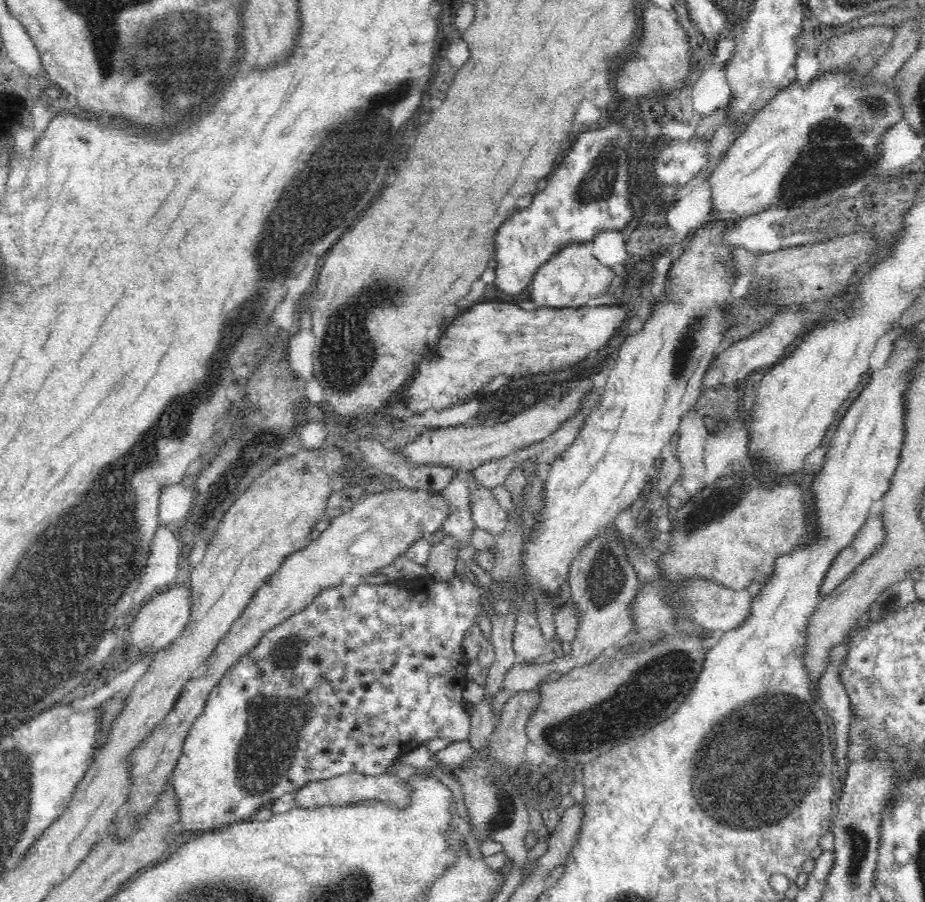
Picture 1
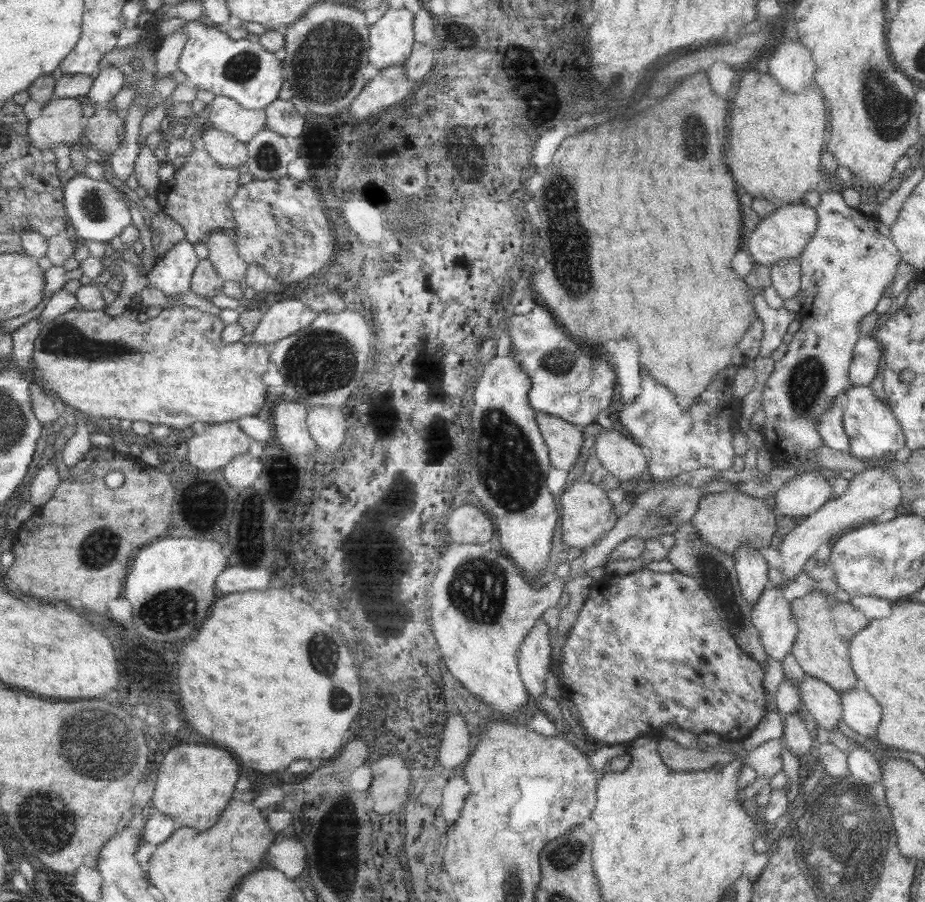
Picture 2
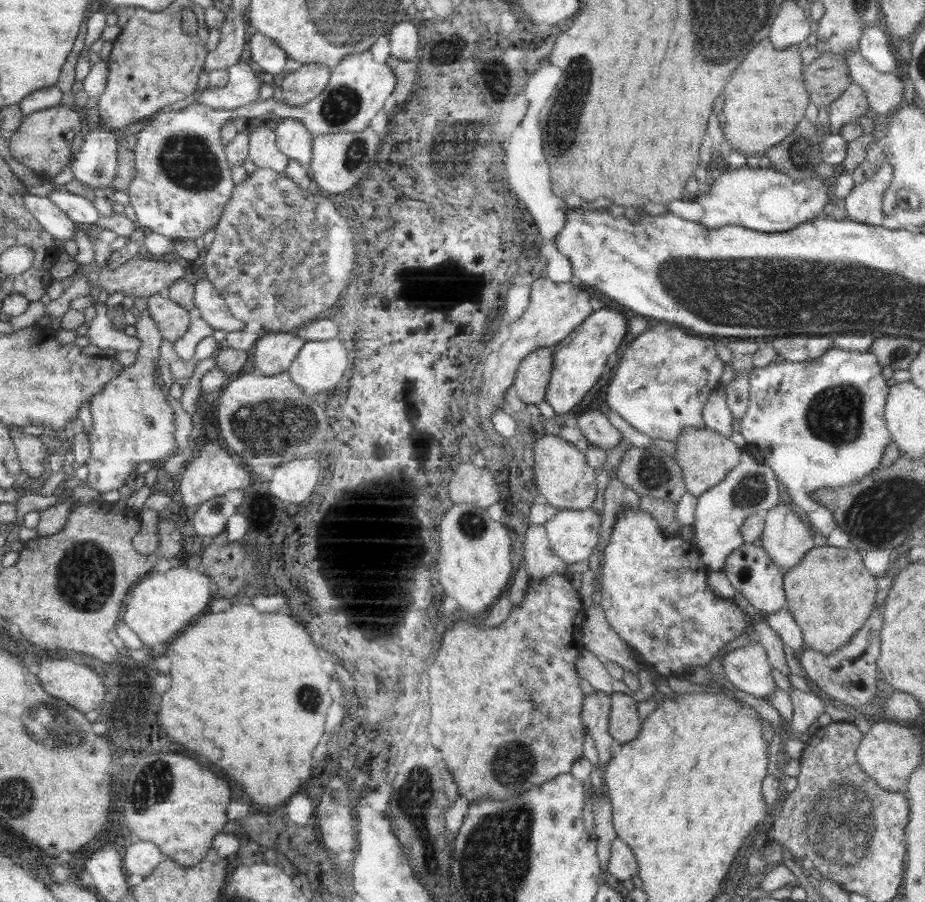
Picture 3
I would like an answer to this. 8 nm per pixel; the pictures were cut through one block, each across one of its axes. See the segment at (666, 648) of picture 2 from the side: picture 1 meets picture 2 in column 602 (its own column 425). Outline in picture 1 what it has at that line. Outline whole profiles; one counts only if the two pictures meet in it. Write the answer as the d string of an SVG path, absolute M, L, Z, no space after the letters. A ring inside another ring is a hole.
M430 574L425 577L420 577L418 579L409 579L400 578L396 581L390 581L384 584L363 584L360 583L358 586L347 586L346 584L340 583L338 586L328 587L327 589L321 590L311 603L308 603L308 606L304 607L304 610L293 614L290 618L283 620L278 626L268 630L267 633L264 633L263 637L260 637L260 640L257 642L257 645L249 650L243 657L240 657L240 660L236 662L235 665L232 665L230 669L227 670L227 673L224 674L220 684L214 687L212 693L208 698L208 702L204 708L204 712L200 714L200 717L194 722L190 732L186 738L186 743L183 747L182 755L179 757L178 762L172 772L172 789L176 791L176 797L178 797L178 809L180 809L180 821L178 826L176 826L174 833L180 831L185 834L190 834L192 832L198 832L198 830L210 830L214 828L222 828L226 824L232 824L232 822L240 822L244 820L246 816L254 816L255 812L260 809L262 806L270 805L277 798L280 798L286 792L294 792L299 788L302 788L304 785L307 785L312 781L323 781L326 779L331 779L334 777L339 777L343 774L348 773L360 773L367 774L368 776L380 776L380 774L386 773L386 770L390 764L397 761L402 754L405 754L407 751L412 750L412 747L423 745L424 742L428 743L429 740L434 740L434 738L446 738L446 740L452 741L461 741L468 739L471 730L471 718L466 712L464 712L465 702L446 702L450 700L450 696L454 698L456 694L456 686L460 684L462 677L464 676L464 660L463 660L463 650L462 642L466 638L466 634L470 632L470 628L478 622L478 614L480 614L480 608L482 608L482 596L486 592L484 588L481 588L478 583L474 584L470 581L469 578L460 579L458 575L454 575L450 581L436 581L432 578Z

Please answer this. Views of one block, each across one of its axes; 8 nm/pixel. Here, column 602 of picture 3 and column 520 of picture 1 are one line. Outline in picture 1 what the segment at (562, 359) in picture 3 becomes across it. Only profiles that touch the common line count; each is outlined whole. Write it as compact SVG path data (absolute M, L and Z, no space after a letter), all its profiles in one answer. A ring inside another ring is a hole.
M506 302L476 304L472 306L470 312L460 316L448 328L446 332L448 338L438 344L436 352L430 352L430 360L416 366L414 379L408 386L408 398L404 400L407 402L407 407L416 414L422 414L424 410L430 410L430 408L441 411L467 402L472 394L478 394L492 378L500 374L509 376L509 381L512 381L516 374L558 372L570 368L580 360L584 360L591 352L608 346L612 336L618 334L626 316L628 316L627 311L618 305L563 309L537 307L532 310L522 310L520 306L506 304Z

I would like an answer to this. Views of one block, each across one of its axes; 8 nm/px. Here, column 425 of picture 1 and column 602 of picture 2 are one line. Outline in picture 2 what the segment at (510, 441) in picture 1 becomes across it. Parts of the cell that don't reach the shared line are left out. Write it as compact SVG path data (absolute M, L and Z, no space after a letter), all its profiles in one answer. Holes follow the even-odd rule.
M614 429L602 430L598 434L592 454L620 482L634 480L648 473L649 458L644 448Z

